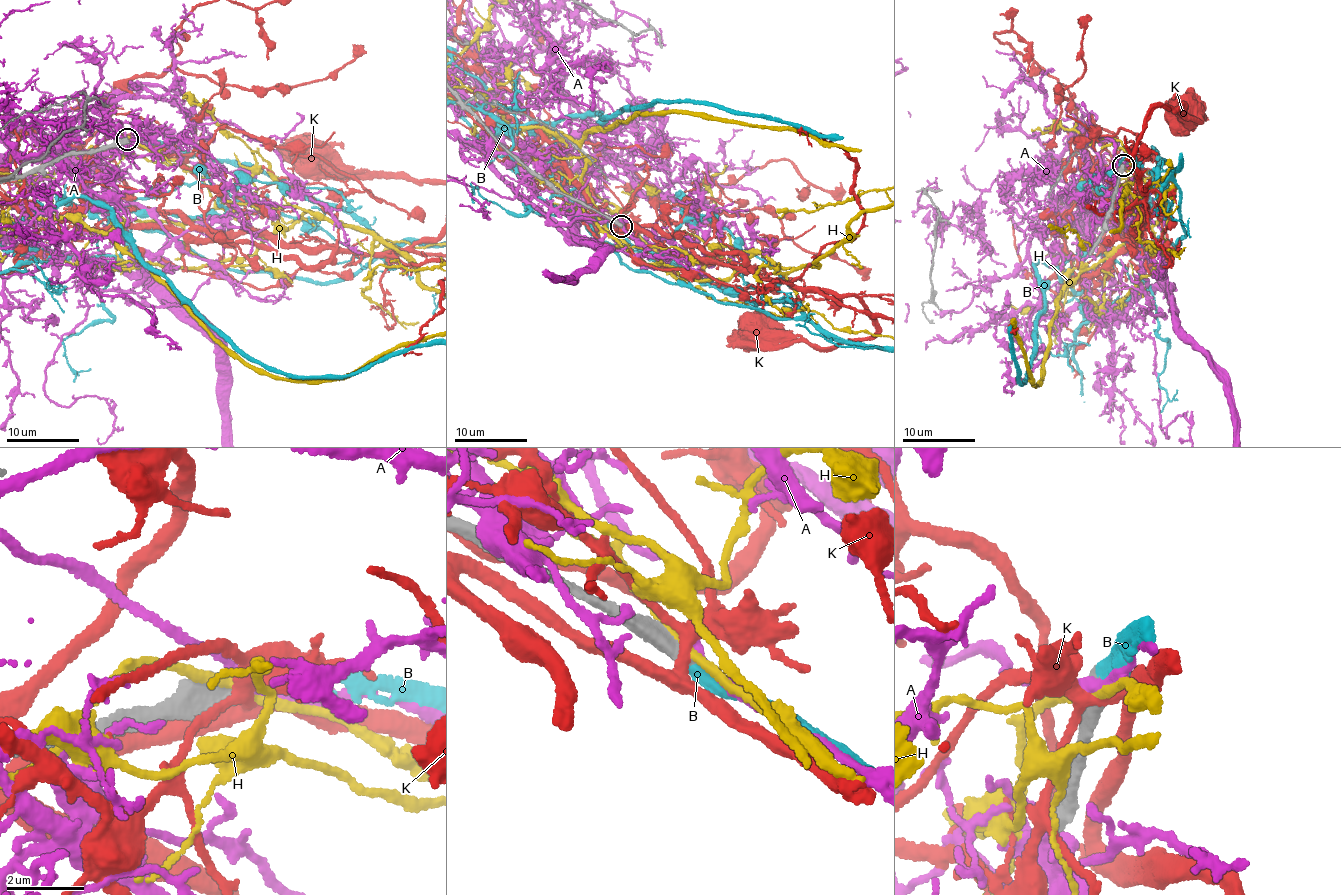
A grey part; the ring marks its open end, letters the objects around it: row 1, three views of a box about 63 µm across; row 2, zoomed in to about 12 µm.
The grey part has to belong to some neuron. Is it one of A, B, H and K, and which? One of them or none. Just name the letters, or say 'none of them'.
B

